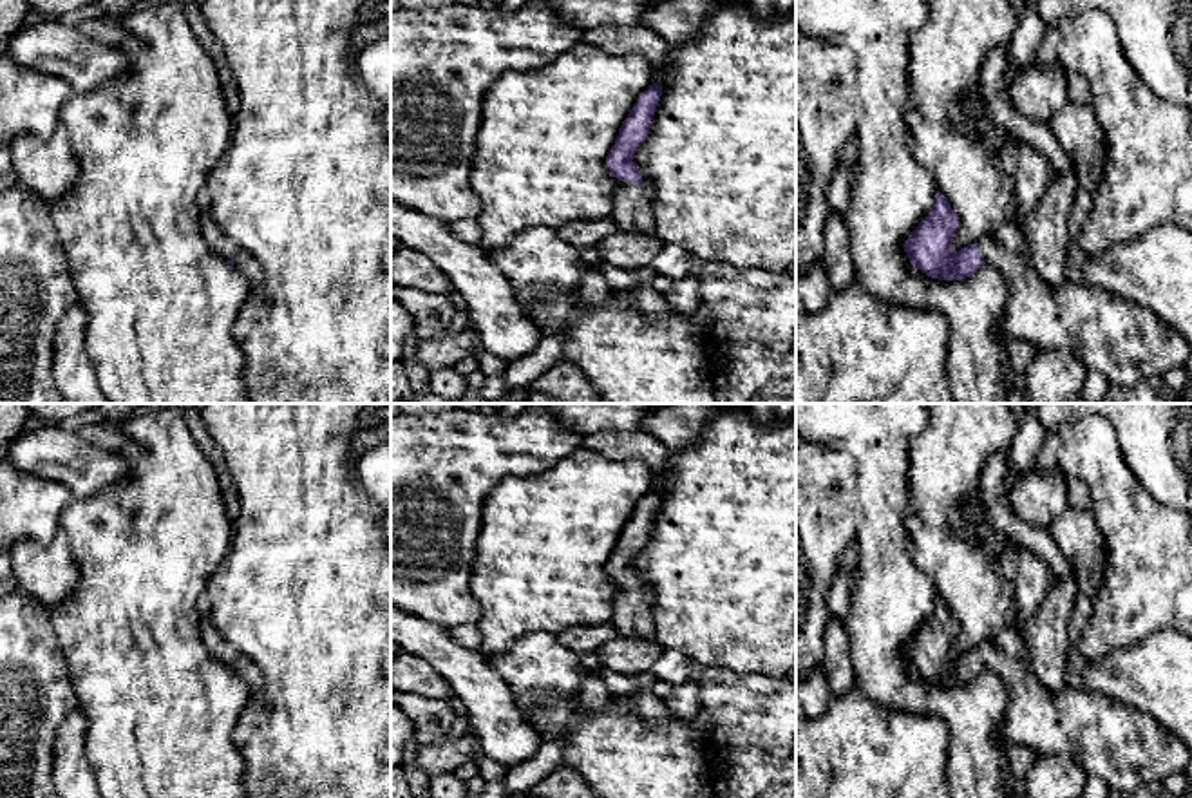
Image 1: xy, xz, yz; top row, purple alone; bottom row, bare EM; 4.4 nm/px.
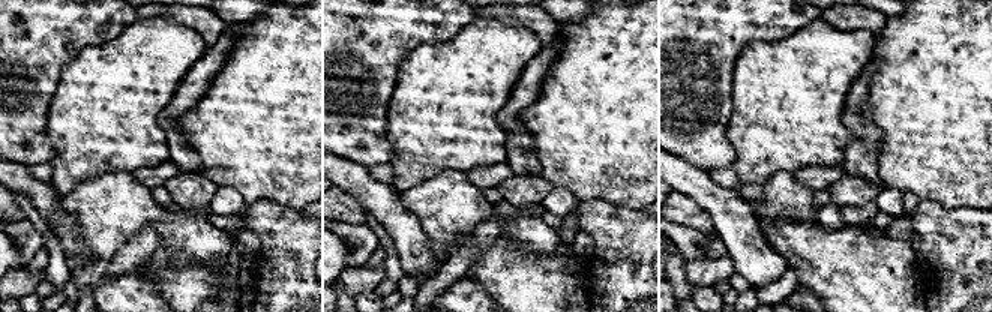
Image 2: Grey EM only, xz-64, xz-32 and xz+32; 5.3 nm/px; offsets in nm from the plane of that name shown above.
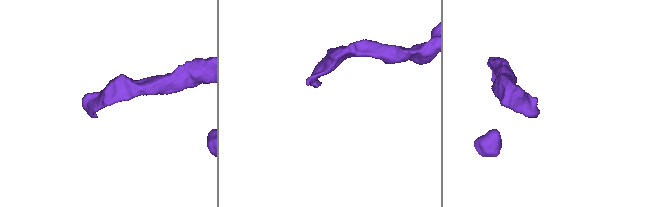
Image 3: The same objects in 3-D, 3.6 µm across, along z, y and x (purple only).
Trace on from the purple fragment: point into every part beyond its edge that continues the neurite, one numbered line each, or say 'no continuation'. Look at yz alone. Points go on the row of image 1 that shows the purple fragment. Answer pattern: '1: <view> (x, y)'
1: yz (1125, 342)

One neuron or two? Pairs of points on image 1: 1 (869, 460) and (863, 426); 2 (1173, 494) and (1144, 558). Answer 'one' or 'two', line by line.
1: one
2: two

